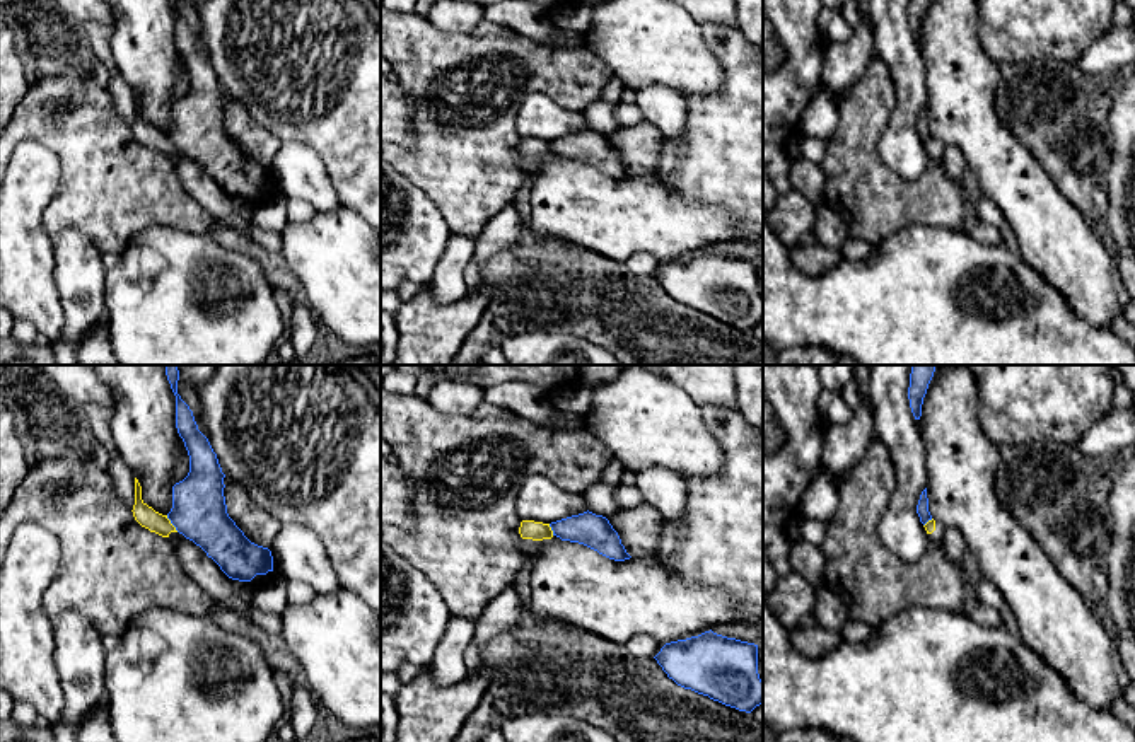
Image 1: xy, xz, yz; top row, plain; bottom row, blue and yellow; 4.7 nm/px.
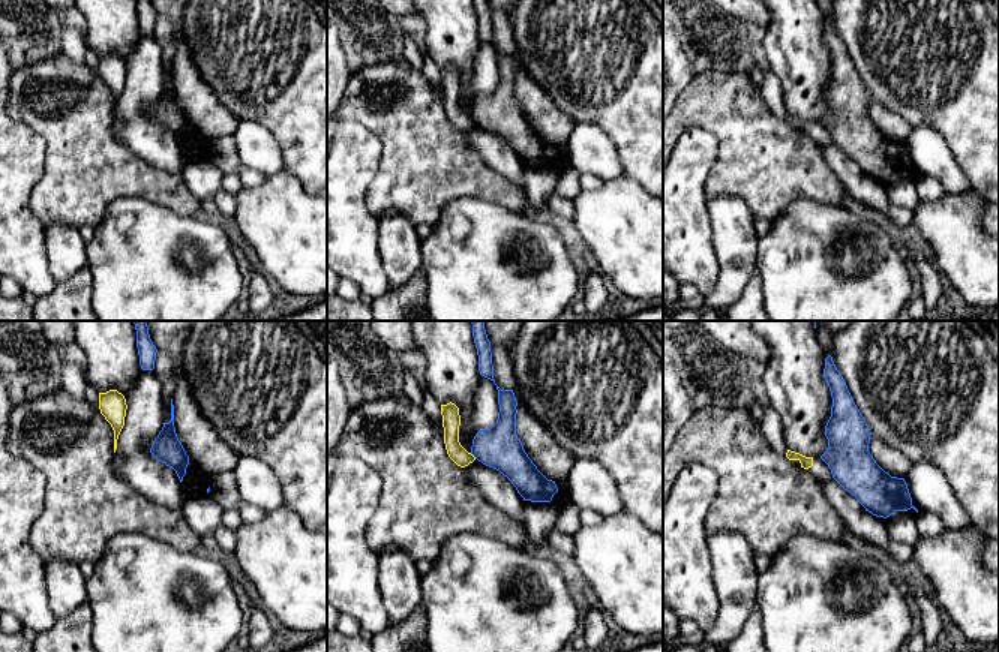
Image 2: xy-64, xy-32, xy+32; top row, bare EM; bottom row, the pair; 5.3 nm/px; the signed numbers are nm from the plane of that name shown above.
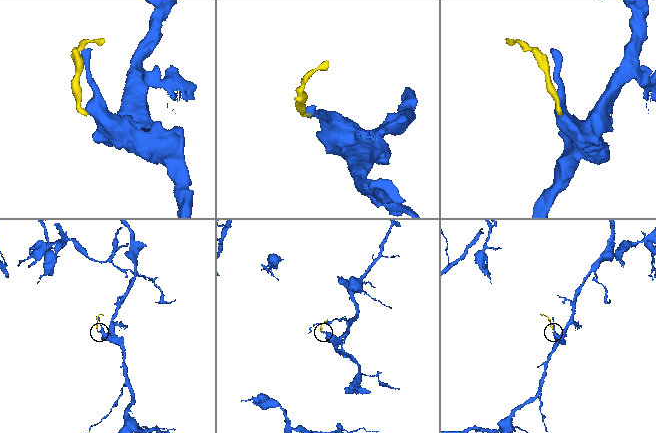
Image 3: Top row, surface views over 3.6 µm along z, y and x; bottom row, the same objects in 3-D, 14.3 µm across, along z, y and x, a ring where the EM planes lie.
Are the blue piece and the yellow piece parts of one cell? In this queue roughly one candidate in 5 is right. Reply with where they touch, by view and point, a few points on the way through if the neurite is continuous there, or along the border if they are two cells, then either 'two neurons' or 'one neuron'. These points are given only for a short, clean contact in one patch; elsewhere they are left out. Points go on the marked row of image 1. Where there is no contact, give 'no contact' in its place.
contact xy (171, 522); border xy (166, 515), (178, 531); two neurons

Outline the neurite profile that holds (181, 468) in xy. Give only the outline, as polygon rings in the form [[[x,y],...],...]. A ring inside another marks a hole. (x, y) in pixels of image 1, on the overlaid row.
[[[183,442],[176,452],[172,481],[174,483],[183,481],[188,476],[188,472],[189,472],[189,455],[188,455],[188,450],[186,450],[184,442]]]

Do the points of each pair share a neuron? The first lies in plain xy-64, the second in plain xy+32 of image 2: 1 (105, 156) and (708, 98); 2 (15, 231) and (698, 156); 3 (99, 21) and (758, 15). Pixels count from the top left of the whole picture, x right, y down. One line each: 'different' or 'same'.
1: same
2: same
3: different

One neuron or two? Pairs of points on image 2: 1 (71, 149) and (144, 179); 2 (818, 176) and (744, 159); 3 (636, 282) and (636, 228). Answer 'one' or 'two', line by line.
1: one
2: one
3: one

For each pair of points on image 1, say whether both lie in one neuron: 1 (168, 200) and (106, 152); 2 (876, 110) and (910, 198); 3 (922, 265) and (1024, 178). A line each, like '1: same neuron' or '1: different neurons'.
1: same neuron
2: same neuron
3: different neurons

